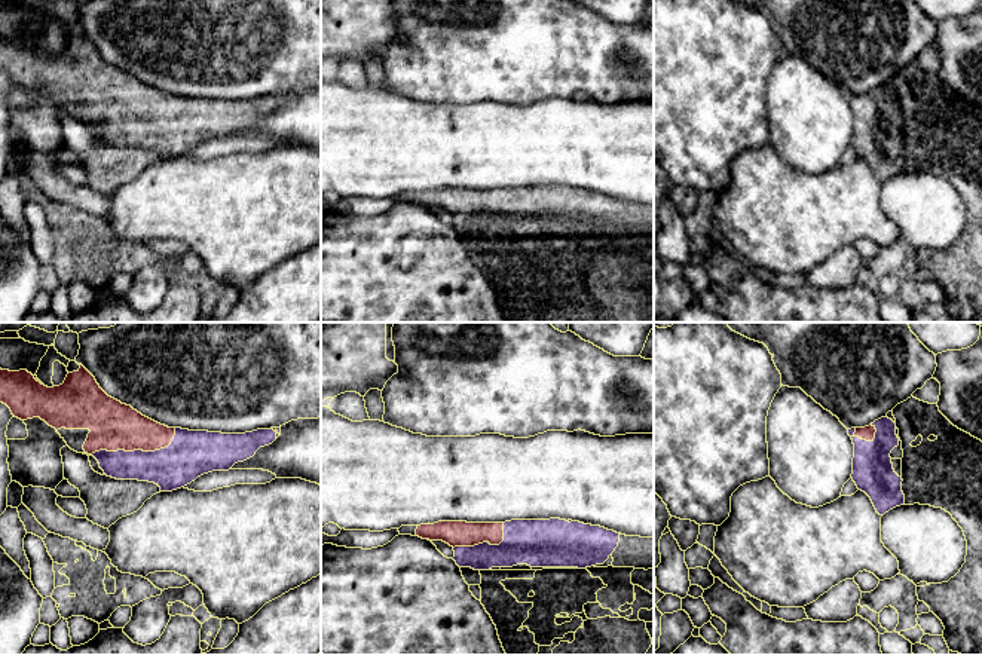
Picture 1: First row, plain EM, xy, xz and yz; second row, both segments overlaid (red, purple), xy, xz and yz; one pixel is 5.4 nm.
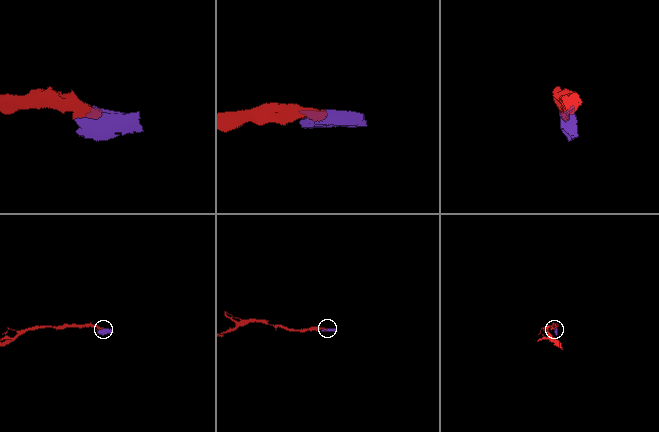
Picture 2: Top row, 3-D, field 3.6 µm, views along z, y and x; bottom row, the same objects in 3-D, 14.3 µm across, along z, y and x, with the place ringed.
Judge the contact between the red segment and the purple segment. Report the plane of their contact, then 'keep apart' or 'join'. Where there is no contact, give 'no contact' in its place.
contact in xy; join

